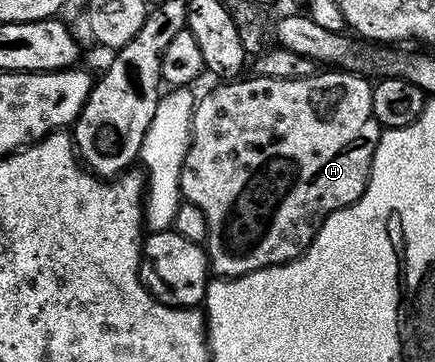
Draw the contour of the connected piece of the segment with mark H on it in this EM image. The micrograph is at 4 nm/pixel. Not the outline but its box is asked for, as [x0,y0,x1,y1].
[180,69,381,279]

